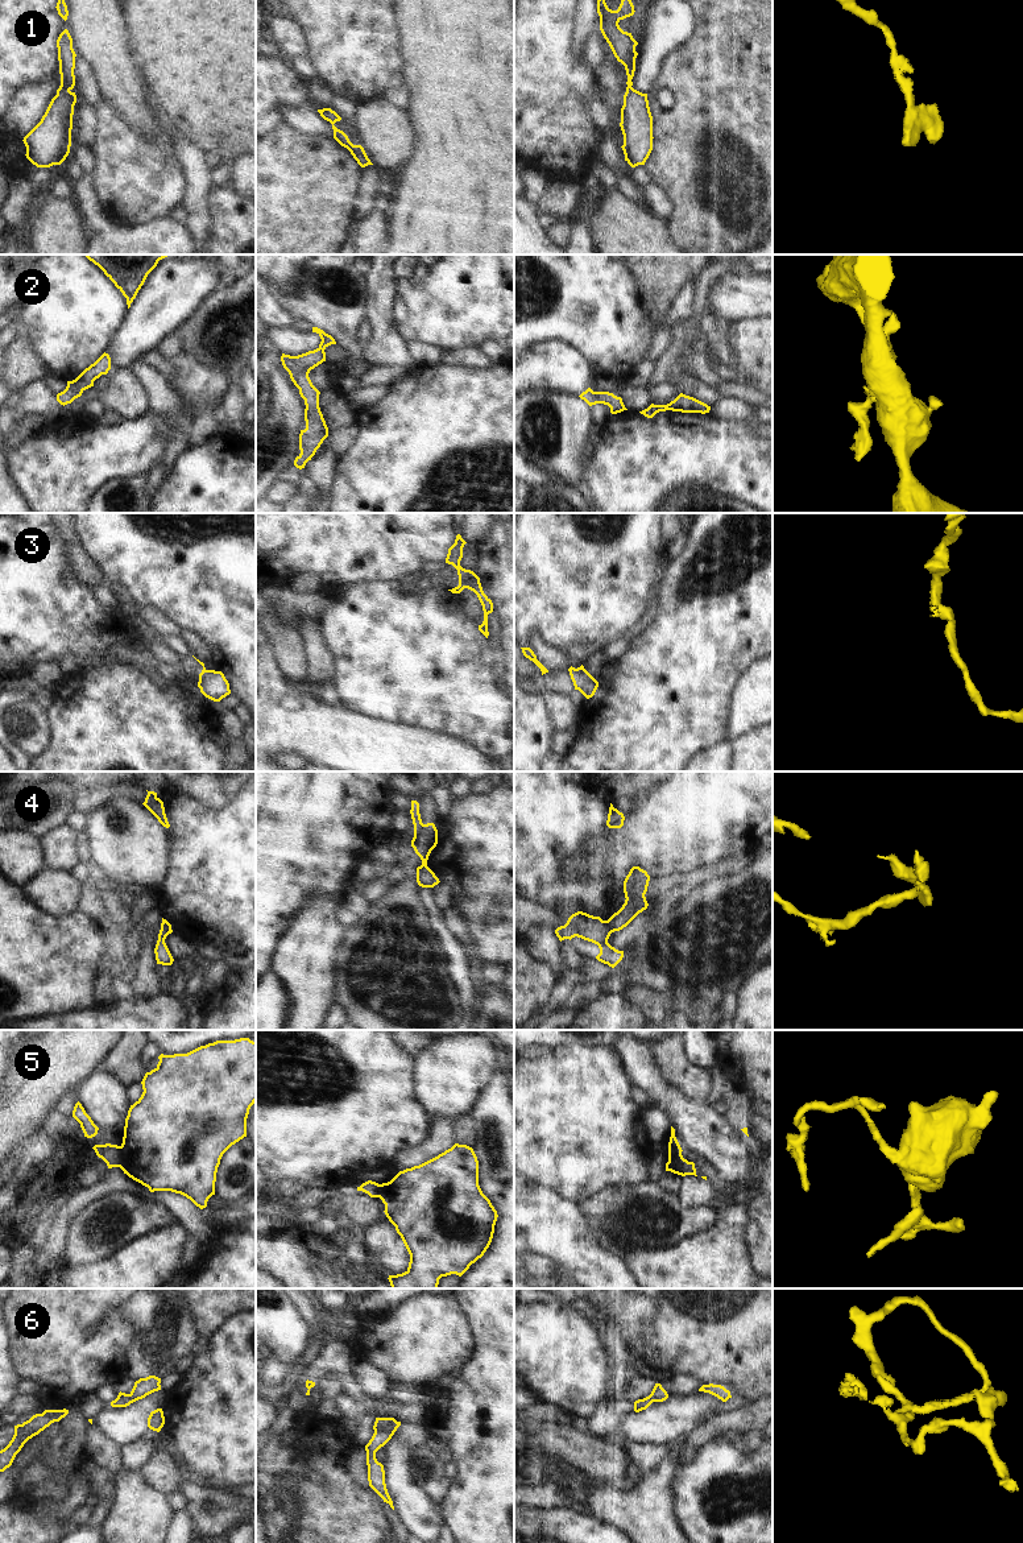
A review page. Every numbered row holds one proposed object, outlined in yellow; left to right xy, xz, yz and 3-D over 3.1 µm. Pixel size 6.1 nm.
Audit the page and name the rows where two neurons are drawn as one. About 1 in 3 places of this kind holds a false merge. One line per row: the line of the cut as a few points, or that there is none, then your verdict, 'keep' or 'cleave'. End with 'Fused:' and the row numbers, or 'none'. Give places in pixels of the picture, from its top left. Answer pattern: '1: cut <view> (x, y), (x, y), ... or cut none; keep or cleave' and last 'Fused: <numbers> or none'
1: cut none; keep
2: cut none; keep
3: cut xz (462, 567), (458, 571); cleave
4: cut yz (607, 921), (612, 931); cleave
5: cut xy (121, 1146), (121, 1162), (119, 1166); cleave
6: cut xz (394, 1419), (375, 1431); cleave
Fused: 3, 4, 5, 6

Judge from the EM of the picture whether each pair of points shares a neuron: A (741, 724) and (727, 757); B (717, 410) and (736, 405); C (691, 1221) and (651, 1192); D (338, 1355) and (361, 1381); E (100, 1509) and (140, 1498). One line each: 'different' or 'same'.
A: different
B: same
C: same
D: different
E: different

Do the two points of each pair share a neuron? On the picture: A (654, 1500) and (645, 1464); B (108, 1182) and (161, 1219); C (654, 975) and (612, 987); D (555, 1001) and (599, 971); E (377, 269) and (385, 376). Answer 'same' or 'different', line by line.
A: different
B: different
C: different
D: same
E: different

